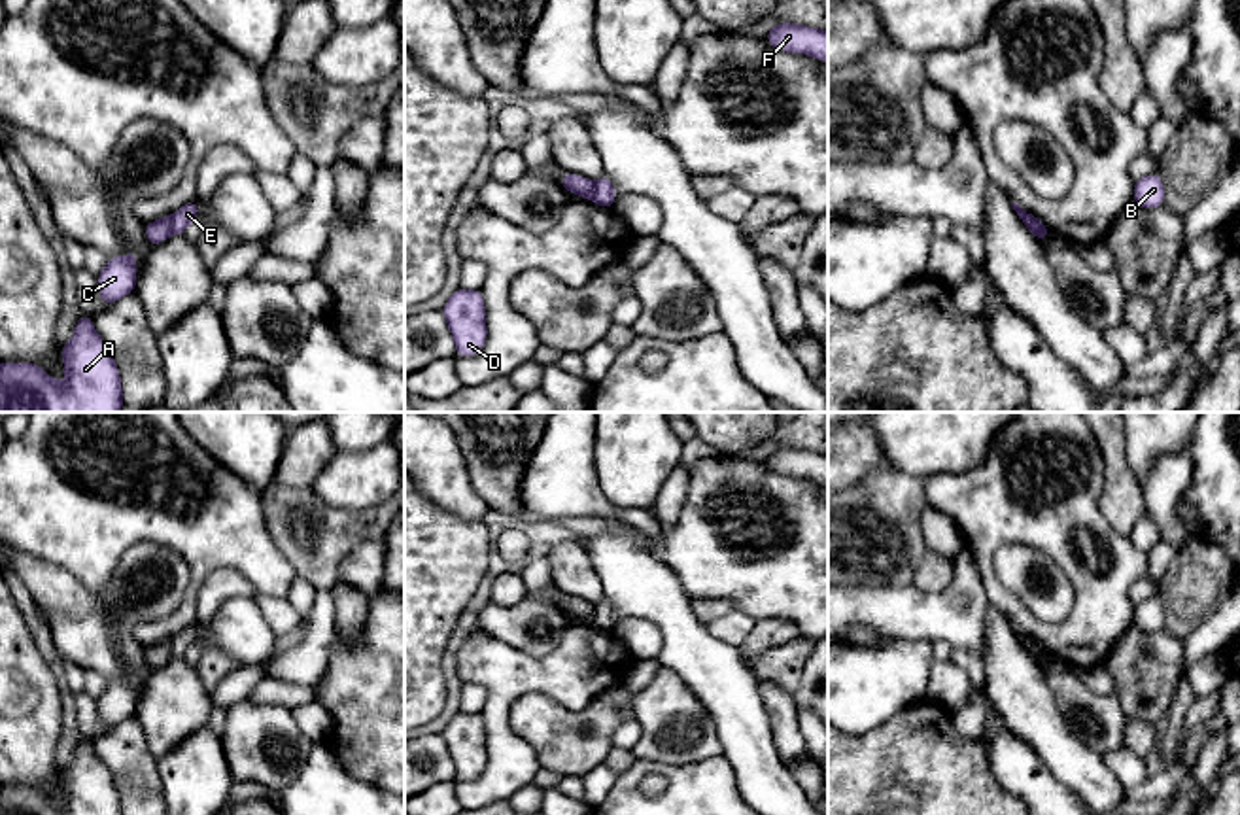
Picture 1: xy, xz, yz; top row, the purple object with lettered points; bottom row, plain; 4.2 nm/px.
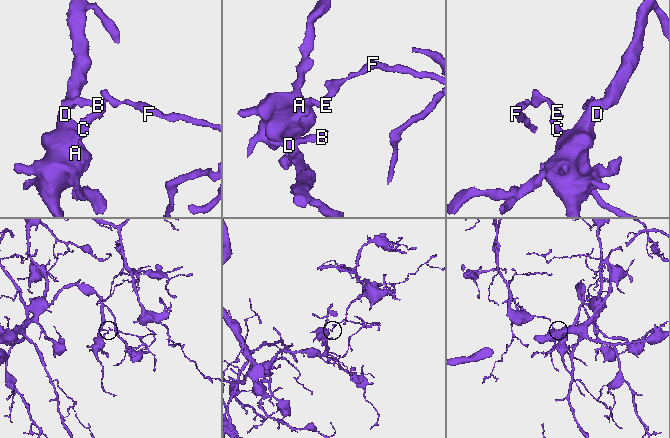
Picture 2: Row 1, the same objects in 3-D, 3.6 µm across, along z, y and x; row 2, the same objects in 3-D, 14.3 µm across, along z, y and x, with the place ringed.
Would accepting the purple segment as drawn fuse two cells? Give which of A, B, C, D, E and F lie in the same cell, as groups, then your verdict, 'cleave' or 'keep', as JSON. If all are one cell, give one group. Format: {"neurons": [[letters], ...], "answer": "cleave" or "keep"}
{"neurons": [["A", "B", "C", "D"], ["E", "F"]], "answer": "cleave"}

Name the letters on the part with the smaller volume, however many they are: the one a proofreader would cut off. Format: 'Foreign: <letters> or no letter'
Foreign: E, F

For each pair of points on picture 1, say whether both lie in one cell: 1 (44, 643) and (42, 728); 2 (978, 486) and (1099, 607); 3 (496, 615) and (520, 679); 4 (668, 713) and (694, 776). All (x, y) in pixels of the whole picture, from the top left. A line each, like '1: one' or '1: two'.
1: two
2: one
3: two
4: two

